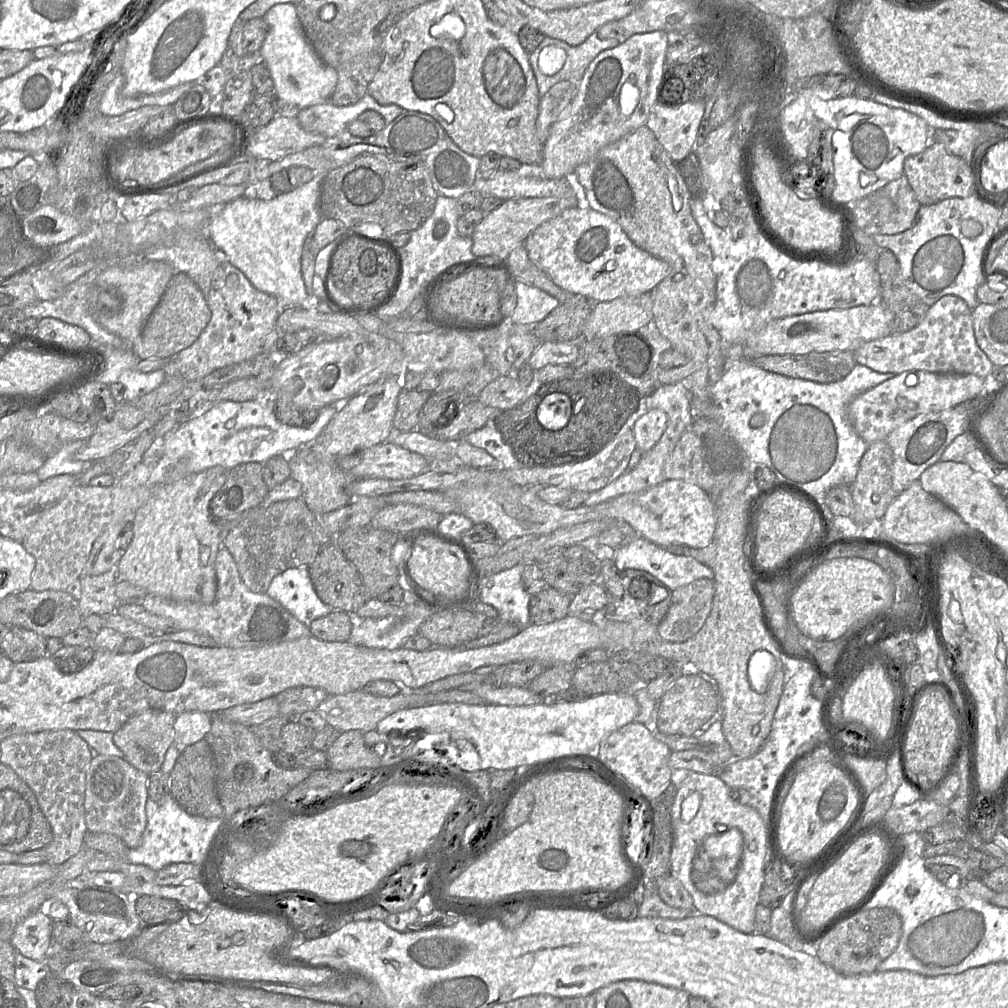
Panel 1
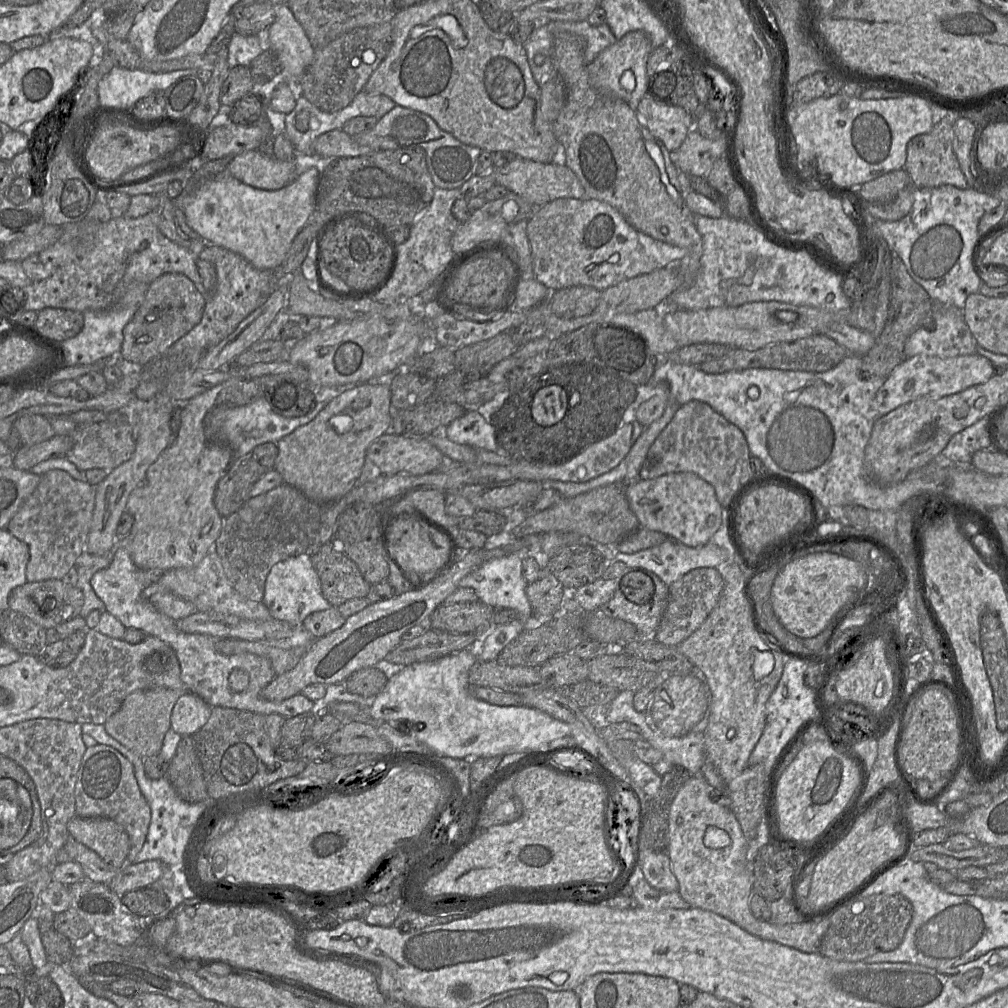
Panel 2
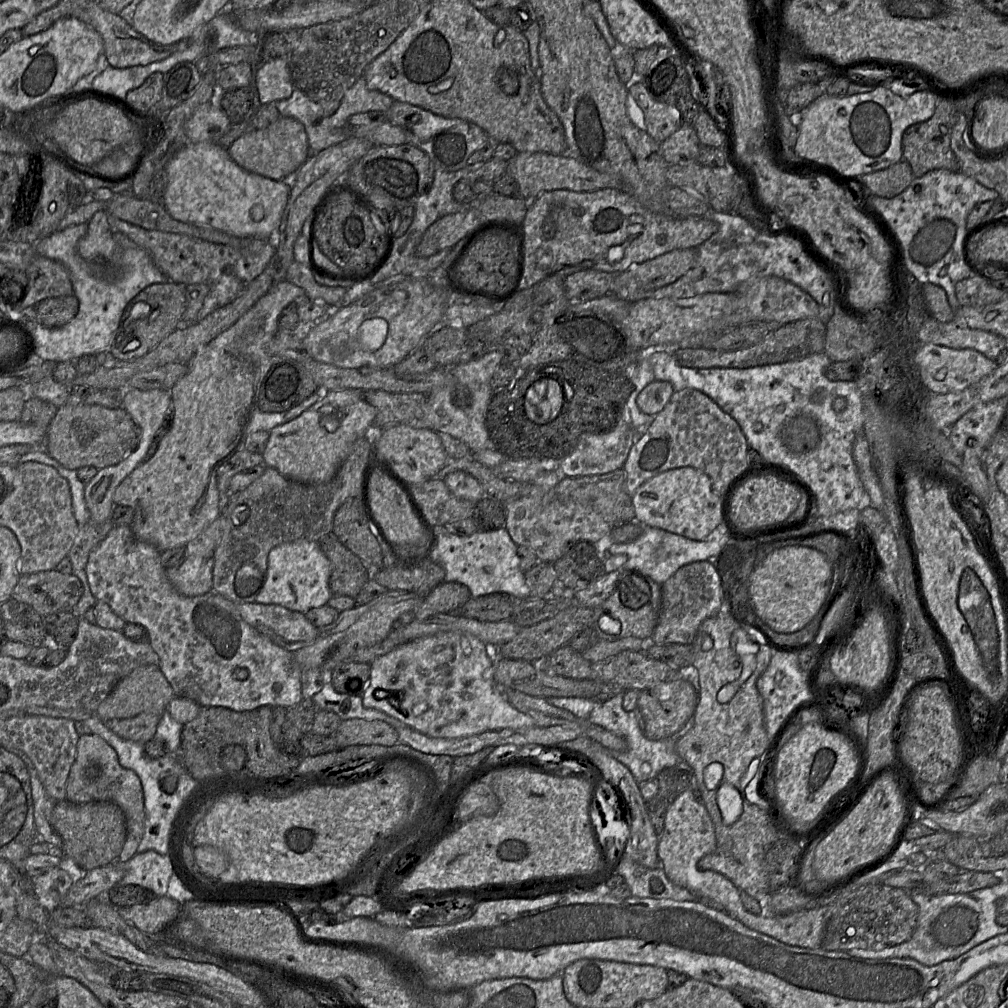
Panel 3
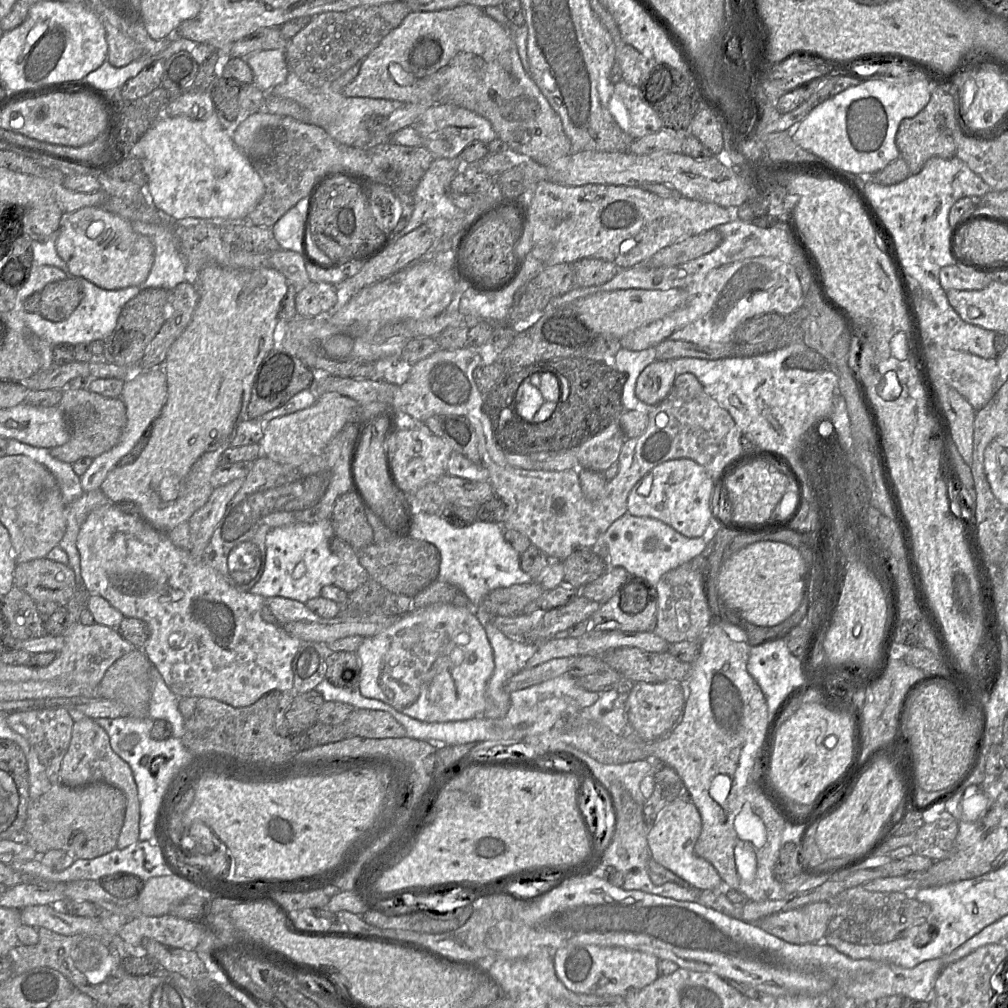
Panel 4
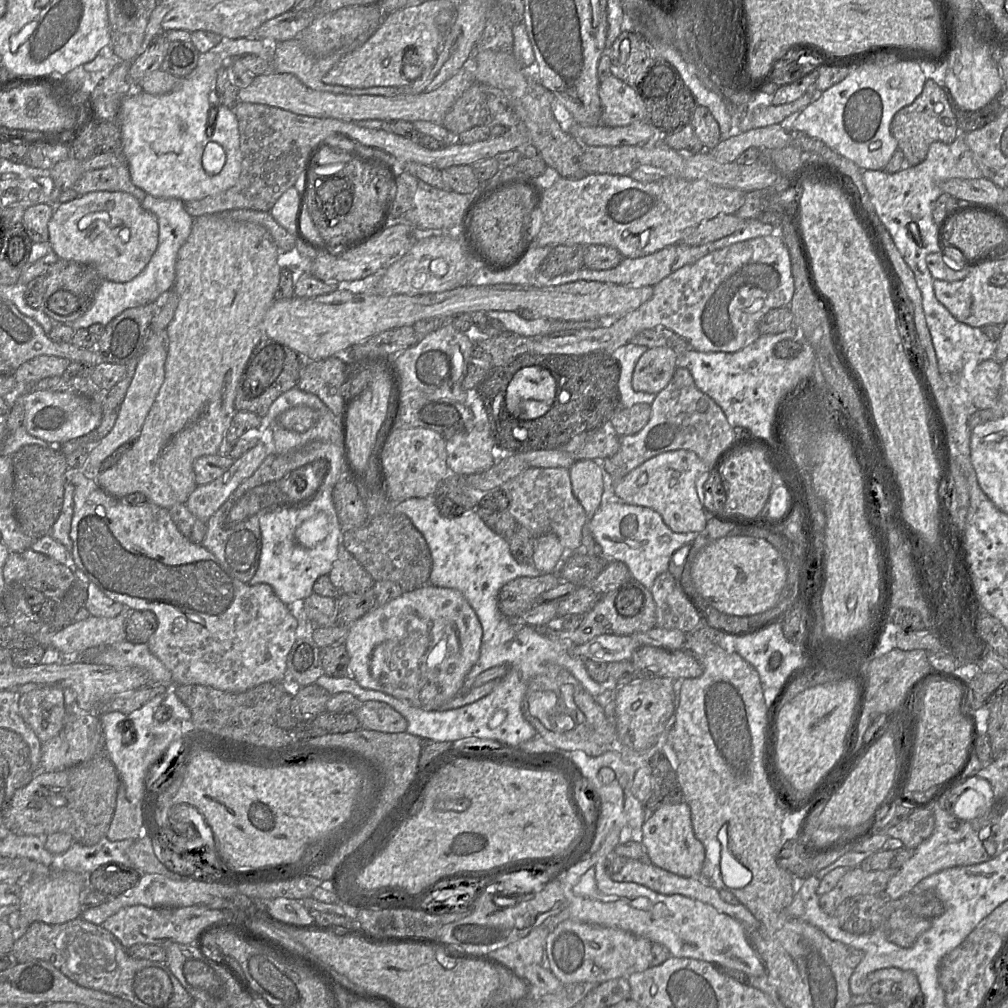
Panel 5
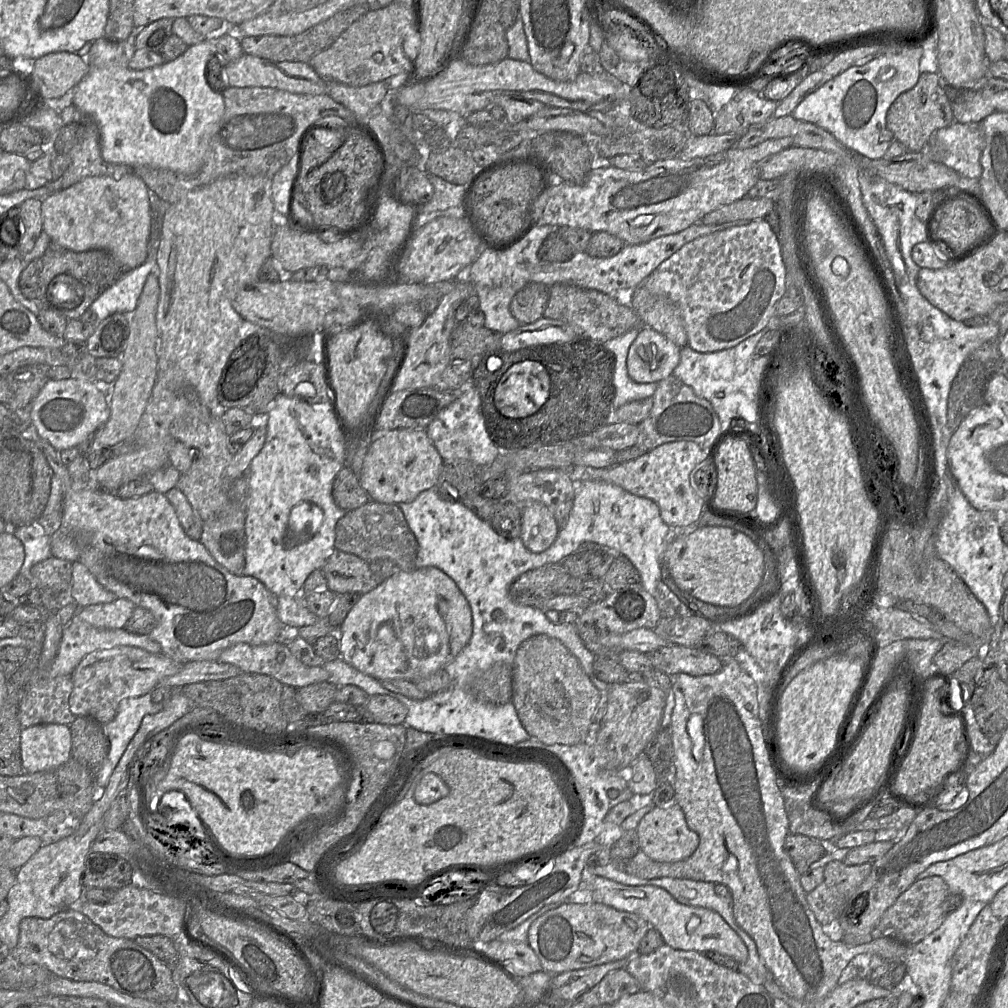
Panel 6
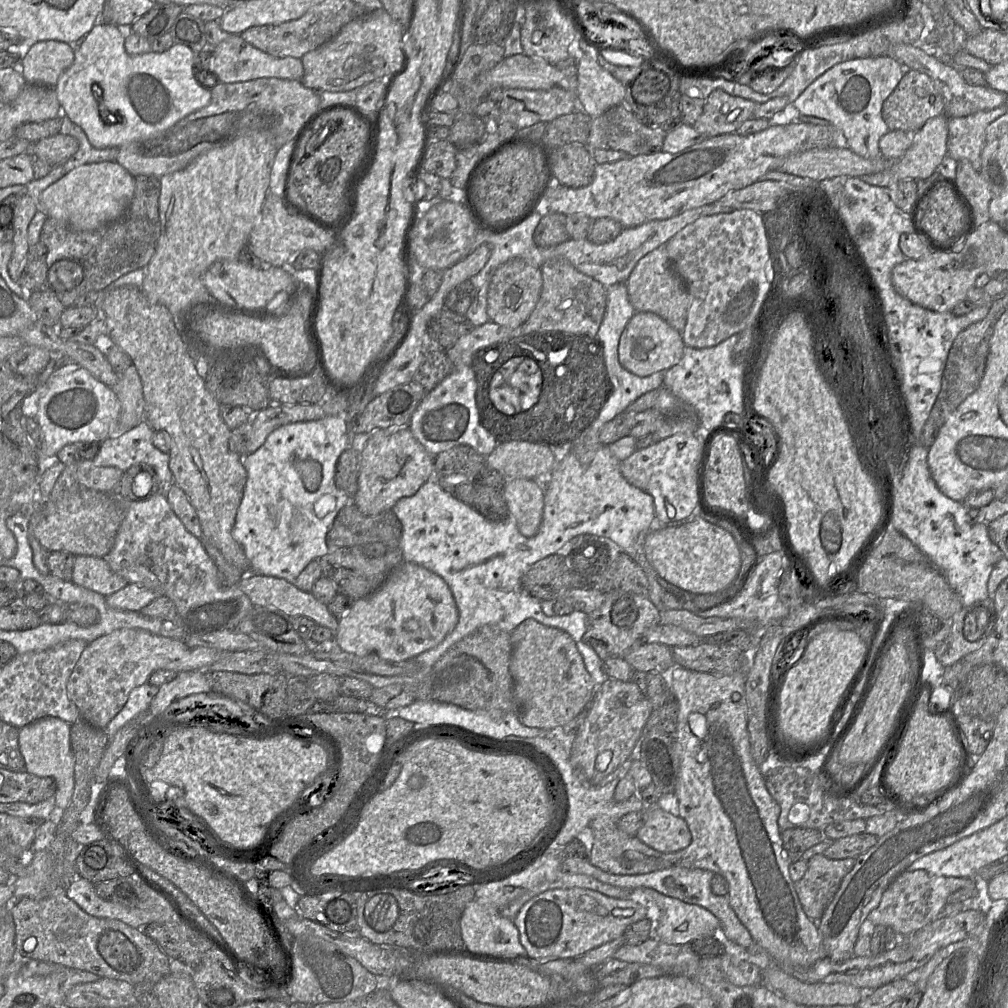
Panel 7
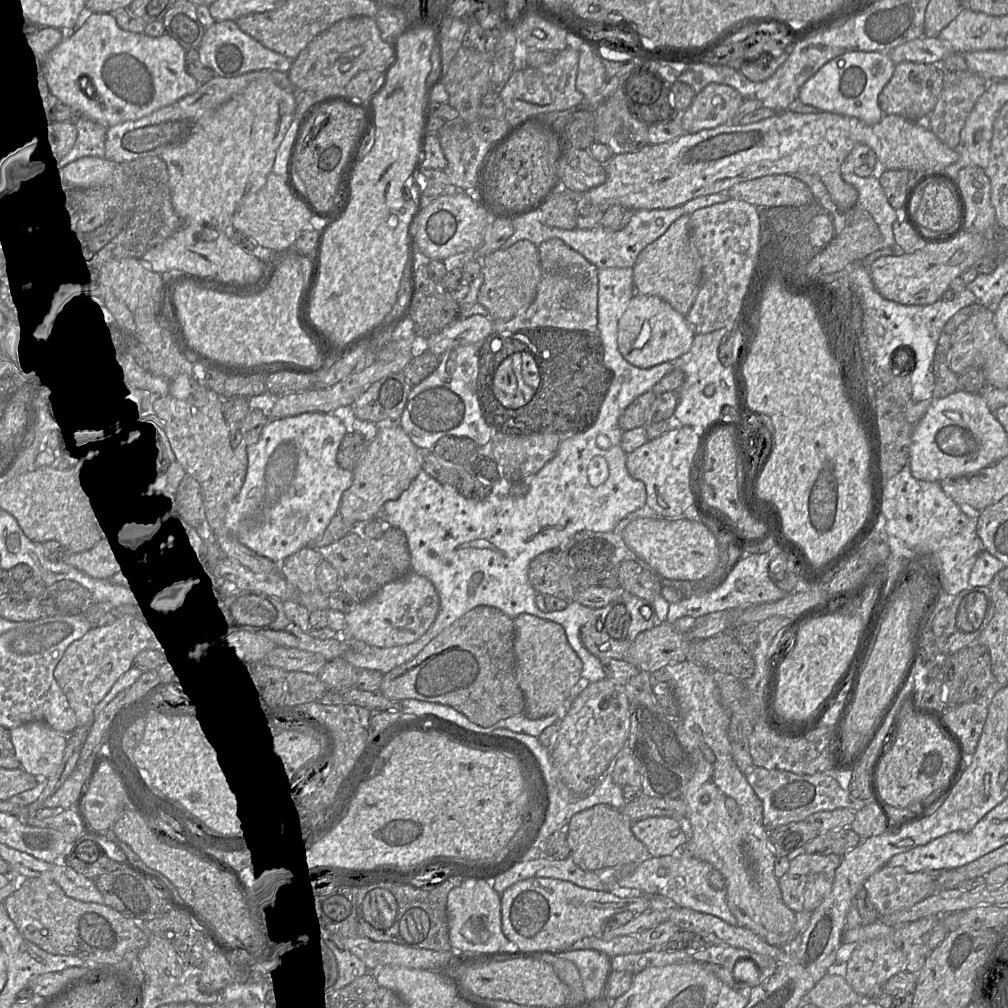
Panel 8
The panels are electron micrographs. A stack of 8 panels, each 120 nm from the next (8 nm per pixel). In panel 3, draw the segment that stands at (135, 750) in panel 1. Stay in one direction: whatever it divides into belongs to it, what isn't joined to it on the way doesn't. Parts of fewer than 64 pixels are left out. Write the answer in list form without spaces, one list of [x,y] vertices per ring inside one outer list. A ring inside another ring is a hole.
[[[143,665],[135,668],[116,684],[100,703],[96,715],[119,737],[145,744],[154,738],[162,715],[174,697],[173,688],[159,666]]]

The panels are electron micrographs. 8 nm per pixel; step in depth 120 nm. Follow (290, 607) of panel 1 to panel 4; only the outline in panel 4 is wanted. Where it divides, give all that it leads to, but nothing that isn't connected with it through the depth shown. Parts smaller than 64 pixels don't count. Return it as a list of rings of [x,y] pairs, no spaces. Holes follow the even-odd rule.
[[[331,519],[315,524],[278,527],[266,536],[266,560],[263,574],[250,590],[264,598],[284,597],[302,603],[321,596],[324,586],[333,584],[339,559],[330,549],[334,537]]]

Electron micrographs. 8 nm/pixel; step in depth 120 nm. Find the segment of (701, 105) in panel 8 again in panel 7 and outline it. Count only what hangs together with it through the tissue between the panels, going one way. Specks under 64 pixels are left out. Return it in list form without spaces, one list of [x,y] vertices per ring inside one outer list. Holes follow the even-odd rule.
[[[716,89],[705,100],[703,112],[693,125],[693,128],[707,138],[735,133],[743,122],[753,117],[757,105],[752,100],[733,96],[721,89]]]

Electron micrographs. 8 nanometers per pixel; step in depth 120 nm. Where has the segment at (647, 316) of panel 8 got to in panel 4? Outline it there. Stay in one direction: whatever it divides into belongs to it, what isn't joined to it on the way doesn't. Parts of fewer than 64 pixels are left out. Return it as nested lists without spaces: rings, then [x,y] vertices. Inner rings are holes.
[[[655,360],[639,375],[635,394],[646,404],[658,405],[671,391],[676,373],[668,360]]]

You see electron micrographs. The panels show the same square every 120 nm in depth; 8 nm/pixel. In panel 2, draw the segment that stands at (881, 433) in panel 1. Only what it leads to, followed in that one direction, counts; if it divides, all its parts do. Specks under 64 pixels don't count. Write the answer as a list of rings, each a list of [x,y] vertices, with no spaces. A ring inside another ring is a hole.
[[[975,353],[955,357],[916,355],[903,360],[888,375],[872,402],[875,420],[895,408],[919,398],[940,399],[986,382],[994,374],[989,359]]]

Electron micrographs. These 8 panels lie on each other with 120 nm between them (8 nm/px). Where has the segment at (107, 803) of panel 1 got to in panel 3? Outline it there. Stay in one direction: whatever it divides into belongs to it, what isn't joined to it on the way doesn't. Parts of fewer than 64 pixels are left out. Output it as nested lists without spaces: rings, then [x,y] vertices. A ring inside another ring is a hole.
[[[93,733],[79,736],[75,761],[67,779],[66,799],[75,804],[93,801],[111,801],[117,804],[126,823],[126,840],[118,860],[126,862],[137,853],[145,827],[142,785],[136,773],[120,764],[113,747],[100,736]]]

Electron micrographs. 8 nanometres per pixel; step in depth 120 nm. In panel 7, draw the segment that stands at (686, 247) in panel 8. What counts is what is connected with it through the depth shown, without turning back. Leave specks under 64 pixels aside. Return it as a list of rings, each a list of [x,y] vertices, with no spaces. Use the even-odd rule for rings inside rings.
[[[666,243],[642,257],[627,282],[629,300],[636,312],[652,312],[682,333],[687,319],[690,295],[686,284],[674,270],[669,260]]]

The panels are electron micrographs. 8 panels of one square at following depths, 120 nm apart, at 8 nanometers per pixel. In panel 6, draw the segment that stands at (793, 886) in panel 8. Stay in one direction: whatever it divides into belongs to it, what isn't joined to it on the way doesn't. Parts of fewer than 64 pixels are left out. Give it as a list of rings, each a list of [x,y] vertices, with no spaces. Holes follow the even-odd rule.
[[[832,860],[824,866],[823,882],[806,893],[806,901],[821,925],[837,920],[848,900],[871,872],[871,864],[846,865],[843,861]]]

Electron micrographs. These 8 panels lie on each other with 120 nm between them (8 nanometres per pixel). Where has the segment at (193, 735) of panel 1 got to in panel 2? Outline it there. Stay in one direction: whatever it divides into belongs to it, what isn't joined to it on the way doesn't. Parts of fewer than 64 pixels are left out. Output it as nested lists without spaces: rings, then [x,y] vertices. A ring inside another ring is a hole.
[[[183,692],[171,714],[171,729],[180,736],[193,736],[208,721],[211,707],[199,696]]]

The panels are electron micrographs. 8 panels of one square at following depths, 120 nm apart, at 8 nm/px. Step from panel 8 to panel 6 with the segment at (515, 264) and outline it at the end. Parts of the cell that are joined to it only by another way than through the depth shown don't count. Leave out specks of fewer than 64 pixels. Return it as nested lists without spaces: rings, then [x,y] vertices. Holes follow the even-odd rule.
[[[527,283],[512,298],[510,309],[521,324],[533,323],[544,317],[548,302],[548,286],[542,283]]]

